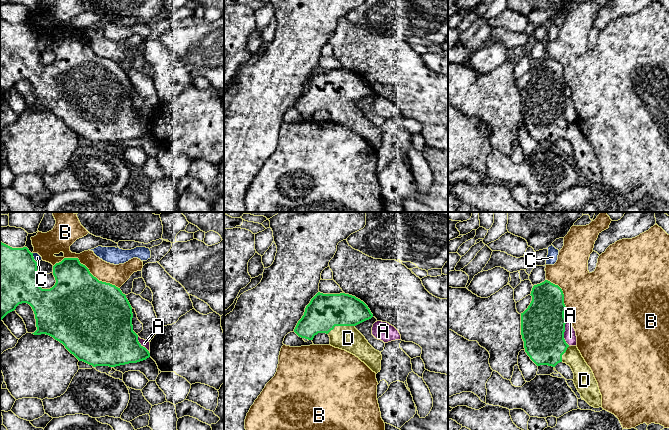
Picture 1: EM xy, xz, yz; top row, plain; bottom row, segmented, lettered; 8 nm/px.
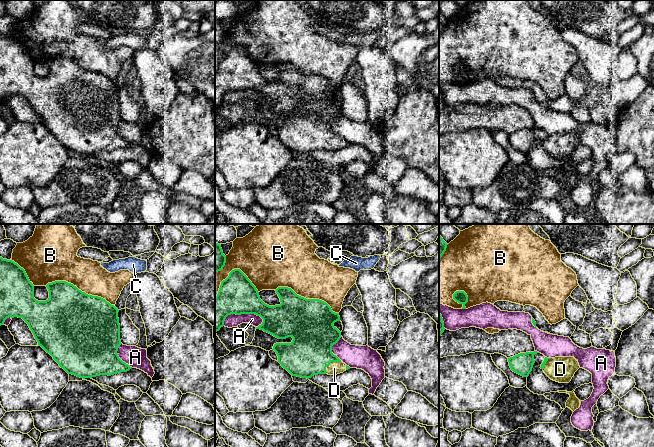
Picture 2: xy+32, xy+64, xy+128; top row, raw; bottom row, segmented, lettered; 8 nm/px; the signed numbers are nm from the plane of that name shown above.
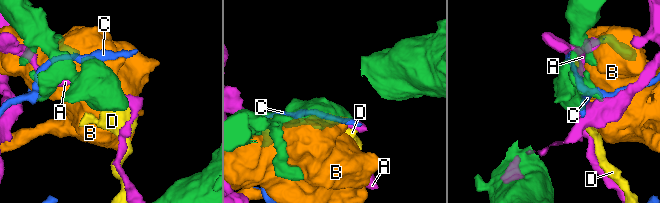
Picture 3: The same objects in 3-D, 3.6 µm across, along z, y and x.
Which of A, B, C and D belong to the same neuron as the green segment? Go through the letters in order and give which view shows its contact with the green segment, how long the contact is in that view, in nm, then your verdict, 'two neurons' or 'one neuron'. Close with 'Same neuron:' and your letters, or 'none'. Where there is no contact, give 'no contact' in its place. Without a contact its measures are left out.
A: contact in yz; length 190 nm; two neurons
B: contact in xy; length 550 nm; two neurons
C: contact in xy; length 90 nm; two neurons
D: contact in xz; length 240 nm; one neuron
Same neuron: D

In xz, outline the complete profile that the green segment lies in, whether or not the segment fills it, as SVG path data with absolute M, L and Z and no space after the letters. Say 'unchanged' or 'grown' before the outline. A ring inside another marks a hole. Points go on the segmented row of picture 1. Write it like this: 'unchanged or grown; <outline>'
grown; M318 292L306 306L304 315L298 321L294 332L301 338L308 340L313 340L314 336L318 333L326 333L330 337L330 345L345 350L356 357L358 357L362 362L364 362L373 372L376 374L381 370L381 352L375 350L365 339L365 337L355 328L356 325L369 320L373 317L368 306L356 298L355 296L340 293L340 294L323 294Z

